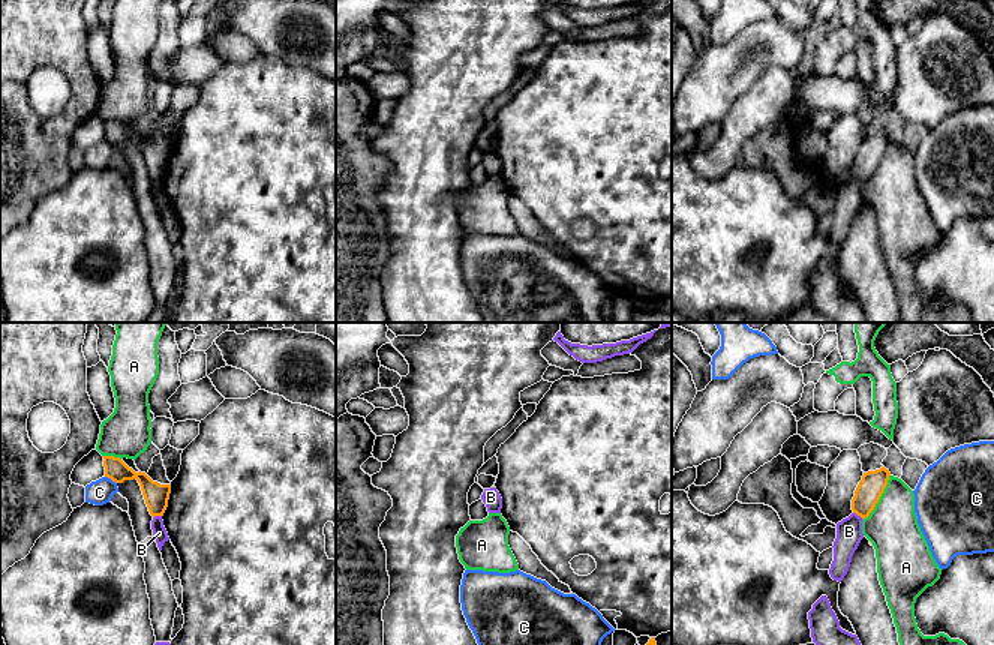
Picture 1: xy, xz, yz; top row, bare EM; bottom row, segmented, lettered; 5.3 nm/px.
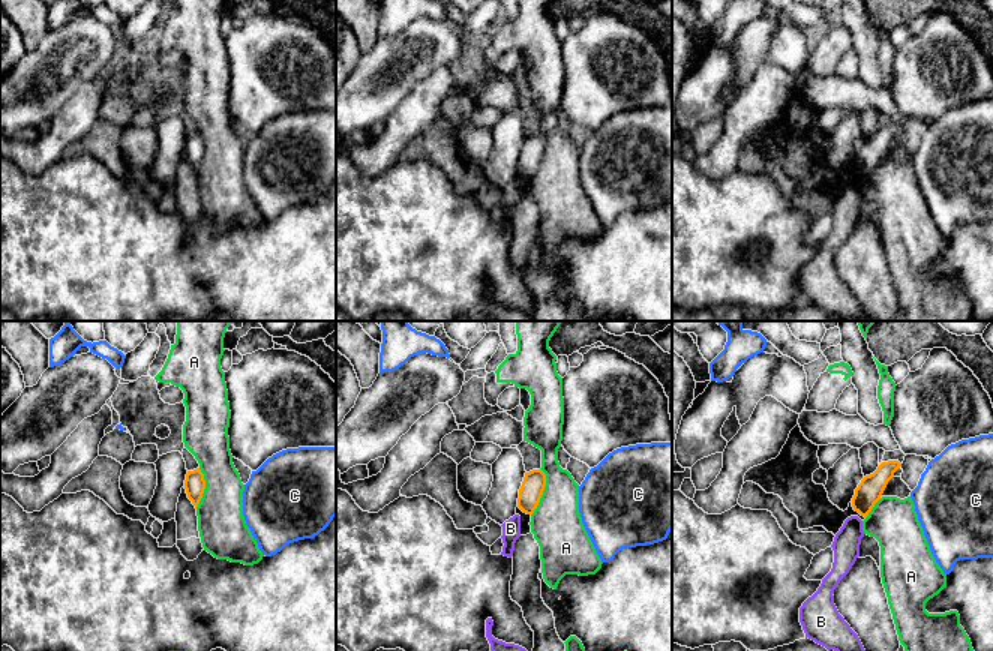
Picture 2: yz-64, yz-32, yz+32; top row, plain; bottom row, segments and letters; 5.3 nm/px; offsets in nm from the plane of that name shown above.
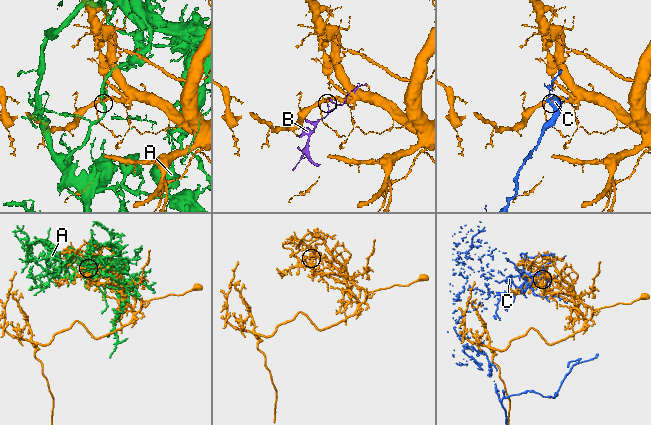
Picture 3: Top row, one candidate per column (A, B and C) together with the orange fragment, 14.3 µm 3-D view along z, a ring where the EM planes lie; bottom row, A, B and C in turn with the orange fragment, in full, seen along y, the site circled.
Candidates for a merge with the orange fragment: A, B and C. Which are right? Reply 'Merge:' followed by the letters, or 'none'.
Merge: none

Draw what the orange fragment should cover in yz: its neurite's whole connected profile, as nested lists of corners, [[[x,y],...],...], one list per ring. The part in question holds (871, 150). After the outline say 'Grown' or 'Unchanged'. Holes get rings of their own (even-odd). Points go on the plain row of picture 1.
[[[885,130],[876,135],[864,136],[852,164],[853,177],[862,183],[870,180],[885,156],[889,140],[891,136]]]. Unchanged

